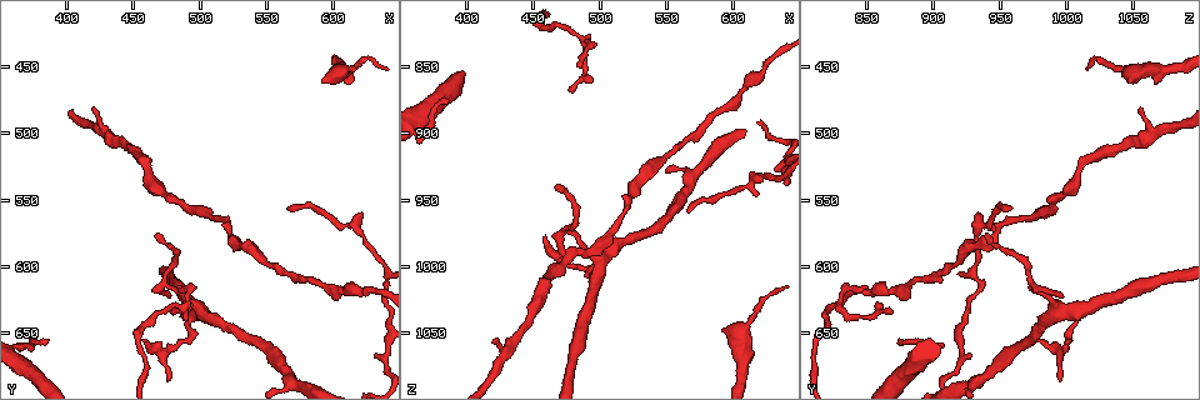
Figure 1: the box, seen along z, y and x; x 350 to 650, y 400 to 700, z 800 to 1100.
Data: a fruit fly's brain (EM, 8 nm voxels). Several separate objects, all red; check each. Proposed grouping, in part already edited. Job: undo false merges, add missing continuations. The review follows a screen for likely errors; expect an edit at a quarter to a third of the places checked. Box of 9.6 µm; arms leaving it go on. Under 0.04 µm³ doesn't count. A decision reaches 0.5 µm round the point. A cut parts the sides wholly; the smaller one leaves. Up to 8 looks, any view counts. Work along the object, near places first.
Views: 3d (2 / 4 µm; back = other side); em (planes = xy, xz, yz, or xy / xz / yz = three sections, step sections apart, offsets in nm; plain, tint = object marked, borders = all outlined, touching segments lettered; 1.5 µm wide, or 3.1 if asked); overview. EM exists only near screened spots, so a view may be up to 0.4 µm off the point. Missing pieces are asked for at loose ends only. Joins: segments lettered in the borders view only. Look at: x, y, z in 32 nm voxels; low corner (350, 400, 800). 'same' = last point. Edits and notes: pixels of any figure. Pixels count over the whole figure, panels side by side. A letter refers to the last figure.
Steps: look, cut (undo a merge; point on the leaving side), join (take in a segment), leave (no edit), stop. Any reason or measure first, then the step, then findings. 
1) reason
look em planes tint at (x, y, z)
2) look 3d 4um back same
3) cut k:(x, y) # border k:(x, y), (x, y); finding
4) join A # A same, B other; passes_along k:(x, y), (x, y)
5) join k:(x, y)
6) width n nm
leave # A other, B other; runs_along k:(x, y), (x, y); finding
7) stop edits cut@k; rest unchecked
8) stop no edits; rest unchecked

thin neck
look 3d 2um at (516, 564, 966)

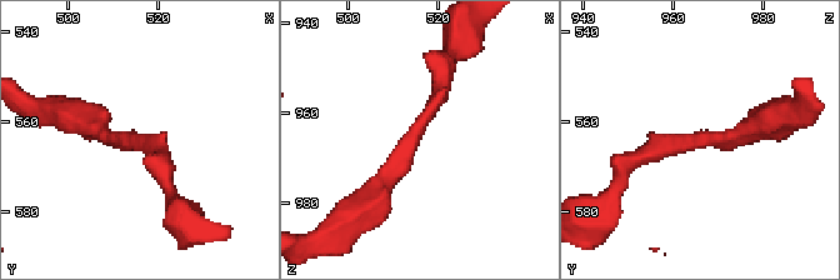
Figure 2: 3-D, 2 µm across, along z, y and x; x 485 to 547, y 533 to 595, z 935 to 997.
look em xy step 4 tint at (516, 564, 964)

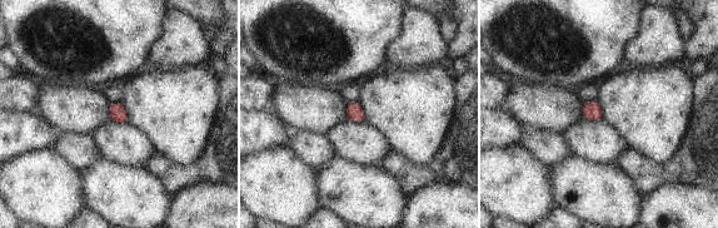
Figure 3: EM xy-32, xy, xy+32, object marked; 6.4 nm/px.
look em planes borders same

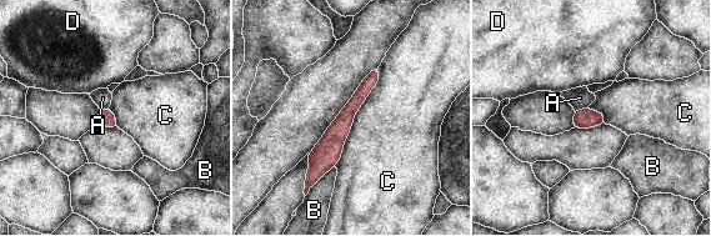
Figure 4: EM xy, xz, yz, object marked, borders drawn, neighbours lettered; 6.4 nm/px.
leave # A other, B other, C other, D other; border 4:(379, 68), (334, 166); continuous, no second neuron

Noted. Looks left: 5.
thin end
look 3d 2um at (468, 574, 942)

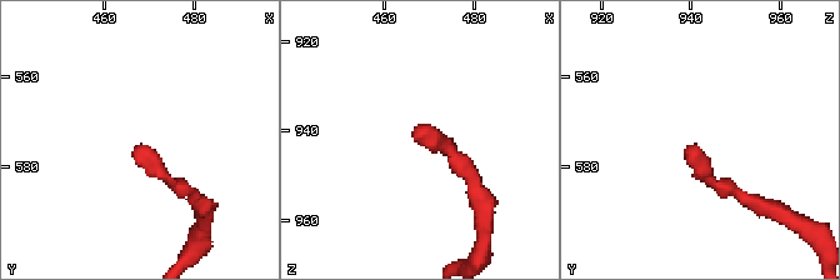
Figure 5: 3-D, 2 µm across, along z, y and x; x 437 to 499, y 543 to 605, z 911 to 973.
look em planes tint at (468, 574, 942)

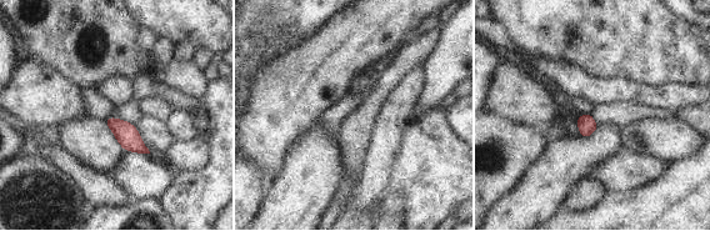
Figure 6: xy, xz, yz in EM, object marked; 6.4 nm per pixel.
look em planes borders same

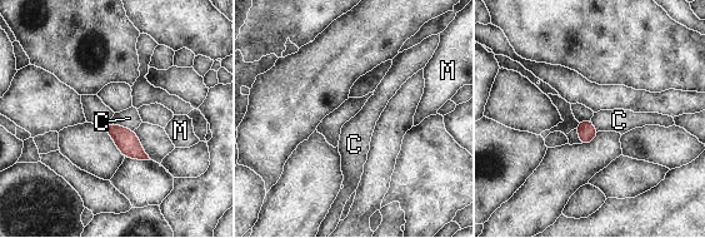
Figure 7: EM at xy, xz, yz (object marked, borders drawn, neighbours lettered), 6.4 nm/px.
longest_contact C 170 nm
leave # C other, M other; border 7:(109, 122), (133, 130); no lettered segment goes on from it

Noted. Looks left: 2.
narrows sharply
look em xz step 4 borders at (608, 620, 868)

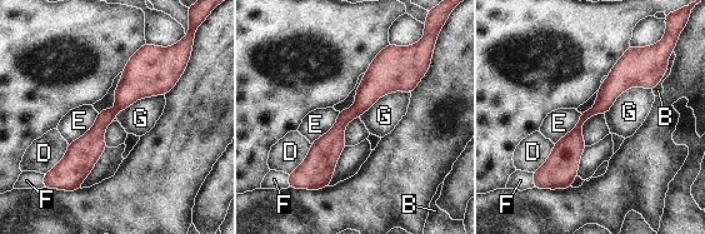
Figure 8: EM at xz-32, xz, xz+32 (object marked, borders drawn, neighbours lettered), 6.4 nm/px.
leave # B other, D other, E other, F other, G other; one neuron here

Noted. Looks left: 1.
stop no edits; rest unchecked

